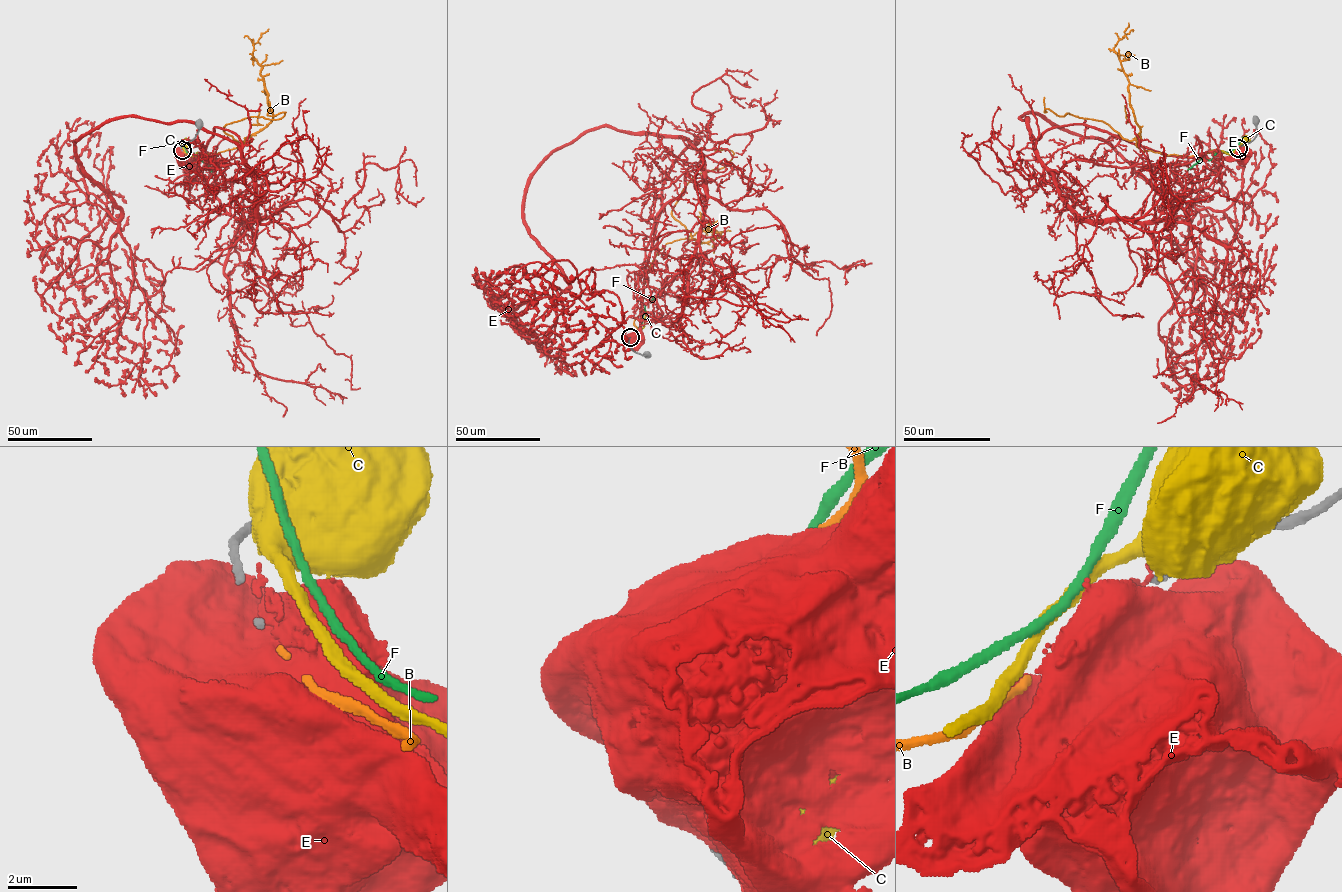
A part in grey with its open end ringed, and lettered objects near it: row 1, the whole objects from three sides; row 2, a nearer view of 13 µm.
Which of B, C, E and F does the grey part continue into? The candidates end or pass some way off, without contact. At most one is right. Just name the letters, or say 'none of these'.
B

